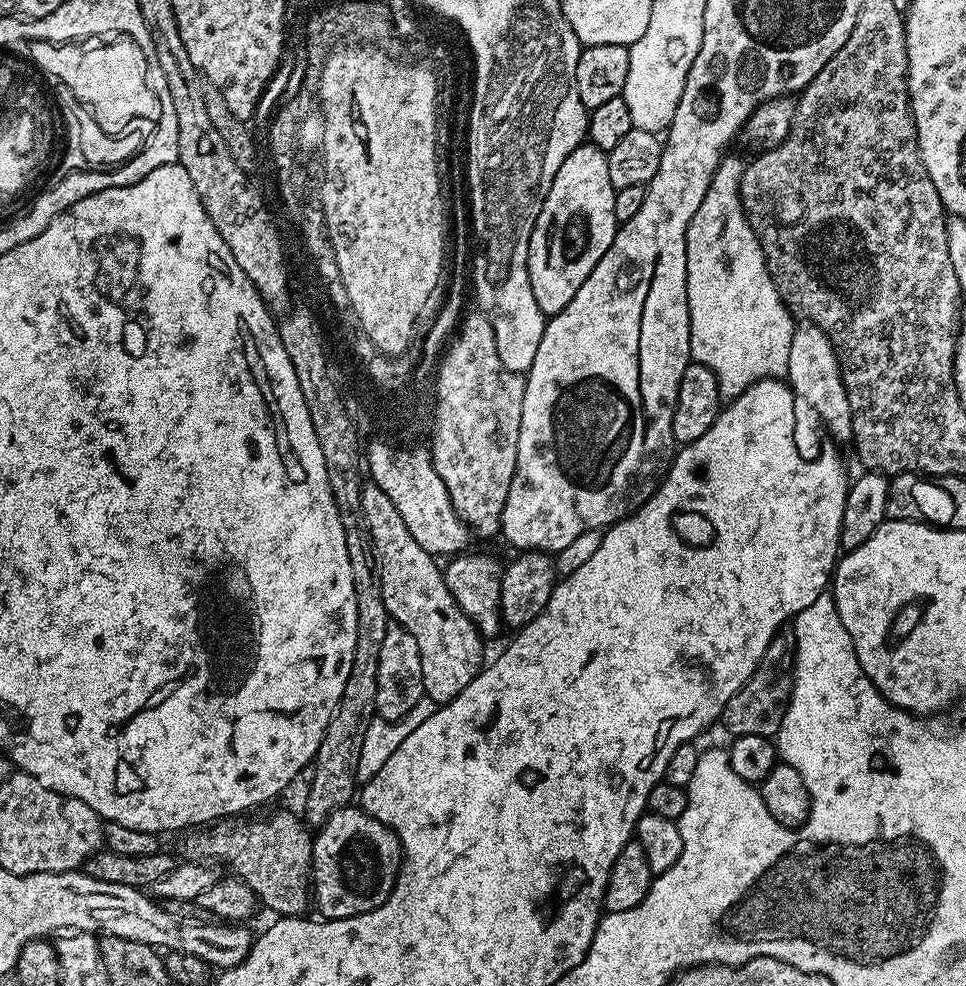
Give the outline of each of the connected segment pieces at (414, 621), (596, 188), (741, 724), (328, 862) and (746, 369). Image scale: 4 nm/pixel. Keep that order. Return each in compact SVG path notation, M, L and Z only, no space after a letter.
M371 482L365 483L360 499L360 515L363 527L372 531L371 547L378 561L380 589L388 615L397 625L414 634L414 642L418 642L424 695L438 706L449 704L479 674L485 663L485 641L472 619L450 594L441 565L436 565L439 563L432 555L414 542L394 502L390 502L390 498L386 498L386 494L382 494L382 490Z
M590 142L578 145L558 166L550 194L546 194L538 222L534 222L528 251L534 302L538 302L545 317L556 316L567 306L570 298L578 294L578 286L590 278L590 270L598 266L602 254L610 250L618 227L614 214L616 189L610 182L608 154Z
M781 631L772 639L756 672L732 695L730 702L724 707L722 724L732 731L733 737L758 734L772 738L775 737L779 728L783 728L784 715L792 697L792 669L795 651L796 640L791 631Z
M345 806L330 813L317 832L312 836L310 892L323 919L357 916L388 899L396 885L402 849L400 839L386 825L359 806Z
M729 155L720 163L714 174L707 198L698 208L686 240L686 294L690 310L690 350L691 359L697 364L705 364L712 371L724 398L742 395L759 380L784 378L788 374L790 342L794 316L780 296L776 283L772 281L762 246L744 217L744 207L740 201L740 183L744 174L745 161Z

